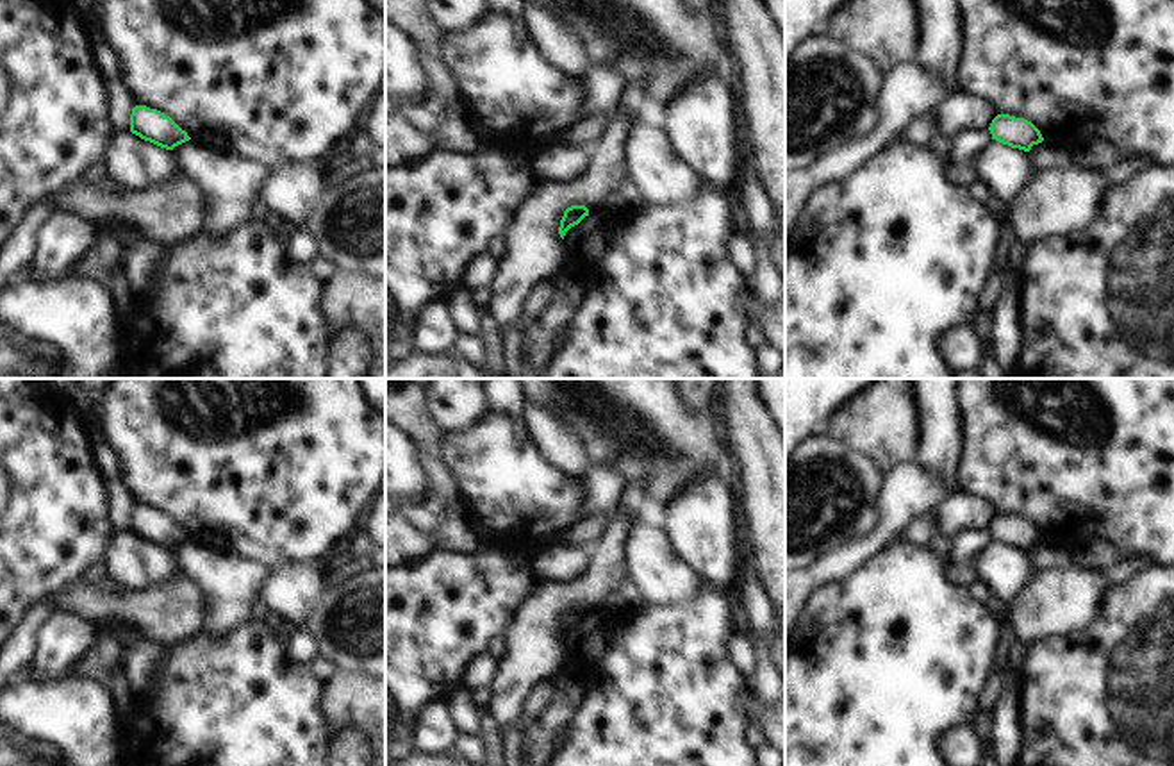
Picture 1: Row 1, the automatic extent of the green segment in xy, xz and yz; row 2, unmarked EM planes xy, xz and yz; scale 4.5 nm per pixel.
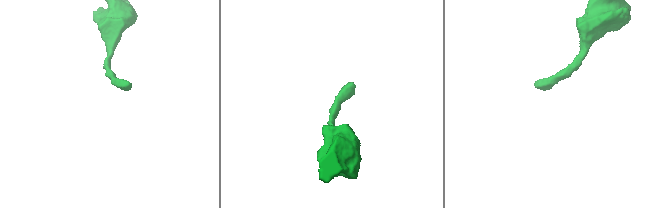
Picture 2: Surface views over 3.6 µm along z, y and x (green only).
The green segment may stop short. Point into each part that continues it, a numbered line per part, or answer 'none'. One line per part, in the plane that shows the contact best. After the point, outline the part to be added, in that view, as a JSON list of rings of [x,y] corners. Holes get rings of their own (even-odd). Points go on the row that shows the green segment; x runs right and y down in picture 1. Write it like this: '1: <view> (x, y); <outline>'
none

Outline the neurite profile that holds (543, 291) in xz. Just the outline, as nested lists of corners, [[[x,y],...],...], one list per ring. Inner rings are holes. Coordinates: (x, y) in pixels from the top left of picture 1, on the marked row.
[[[544,279],[541,282],[537,282],[523,305],[519,327],[523,323],[541,318],[544,314],[550,300],[553,298],[553,295],[555,295],[555,280],[553,279]]]

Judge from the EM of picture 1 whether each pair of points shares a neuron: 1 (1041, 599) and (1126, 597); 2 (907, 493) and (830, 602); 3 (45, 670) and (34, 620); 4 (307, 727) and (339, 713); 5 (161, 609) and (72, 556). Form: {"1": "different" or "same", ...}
{"1": "different", "2": "different", "3": "different", "4": "different", "5": "different"}

